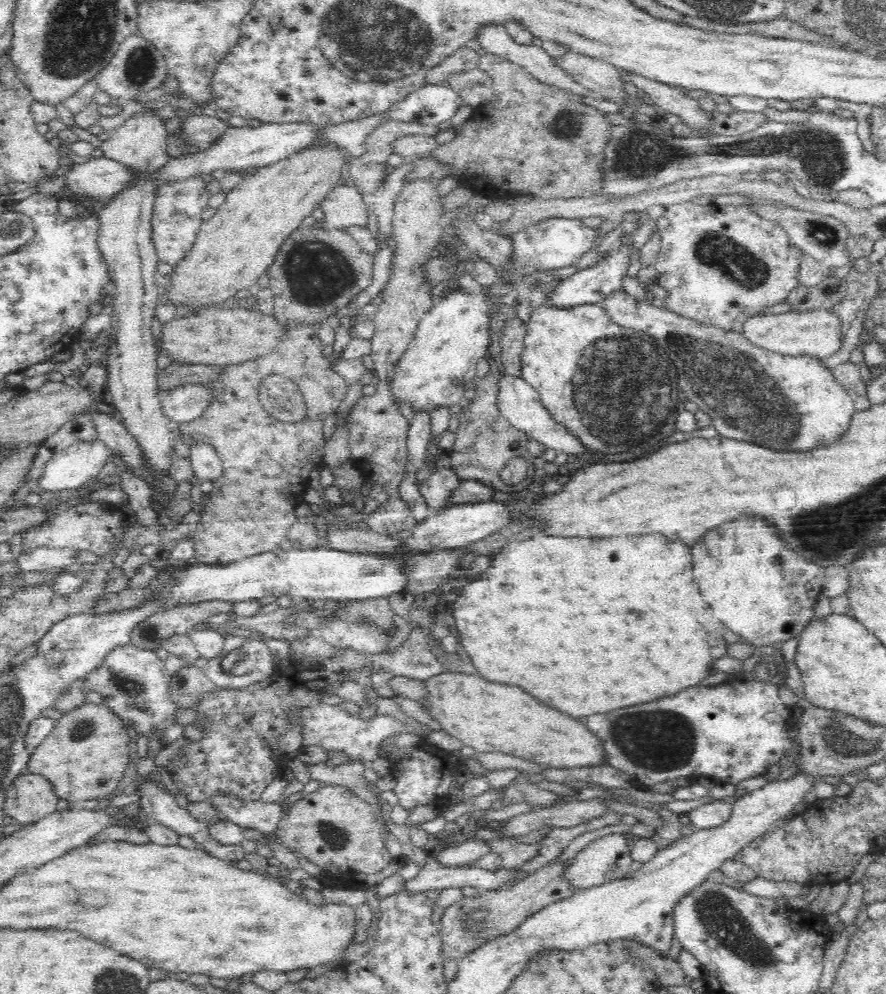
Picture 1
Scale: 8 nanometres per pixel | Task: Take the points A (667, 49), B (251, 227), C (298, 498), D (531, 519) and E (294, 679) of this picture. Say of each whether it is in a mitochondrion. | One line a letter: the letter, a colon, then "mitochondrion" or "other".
A: other
B: other
C: other
D: other
E: other

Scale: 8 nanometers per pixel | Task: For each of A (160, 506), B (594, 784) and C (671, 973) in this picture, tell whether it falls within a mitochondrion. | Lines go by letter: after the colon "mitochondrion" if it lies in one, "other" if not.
A: other
B: other
C: other

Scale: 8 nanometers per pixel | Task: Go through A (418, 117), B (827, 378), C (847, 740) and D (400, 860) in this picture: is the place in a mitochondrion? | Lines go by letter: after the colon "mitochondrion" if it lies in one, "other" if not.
A: other
B: other
C: mitochondrion
D: other

